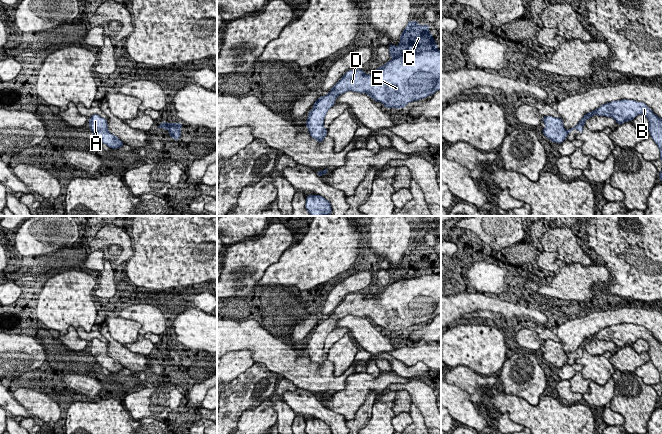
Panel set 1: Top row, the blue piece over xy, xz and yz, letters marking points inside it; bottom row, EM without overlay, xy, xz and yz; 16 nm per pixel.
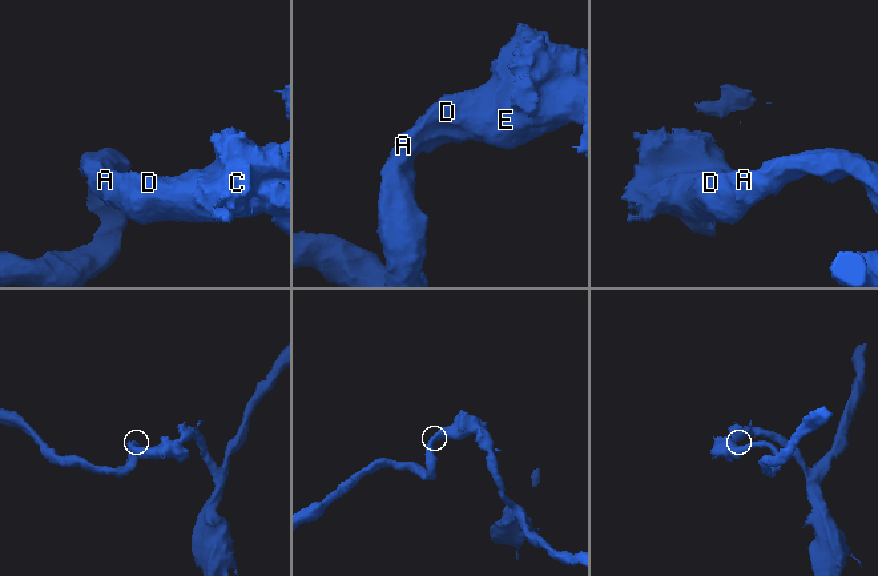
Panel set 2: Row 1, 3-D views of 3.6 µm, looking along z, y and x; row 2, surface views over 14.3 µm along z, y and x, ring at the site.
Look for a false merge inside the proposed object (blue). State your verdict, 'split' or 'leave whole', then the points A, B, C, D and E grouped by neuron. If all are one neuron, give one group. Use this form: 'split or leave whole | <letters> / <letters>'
leave whole | A B C D E

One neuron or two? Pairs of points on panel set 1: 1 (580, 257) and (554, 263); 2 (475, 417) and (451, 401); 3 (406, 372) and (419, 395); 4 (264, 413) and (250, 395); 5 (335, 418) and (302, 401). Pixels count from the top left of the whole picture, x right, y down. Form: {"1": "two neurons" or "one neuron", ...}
{"1": "two neurons", "2": "one neuron", "3": "two neurons", "4": "two neurons", "5": "one neuron"}

